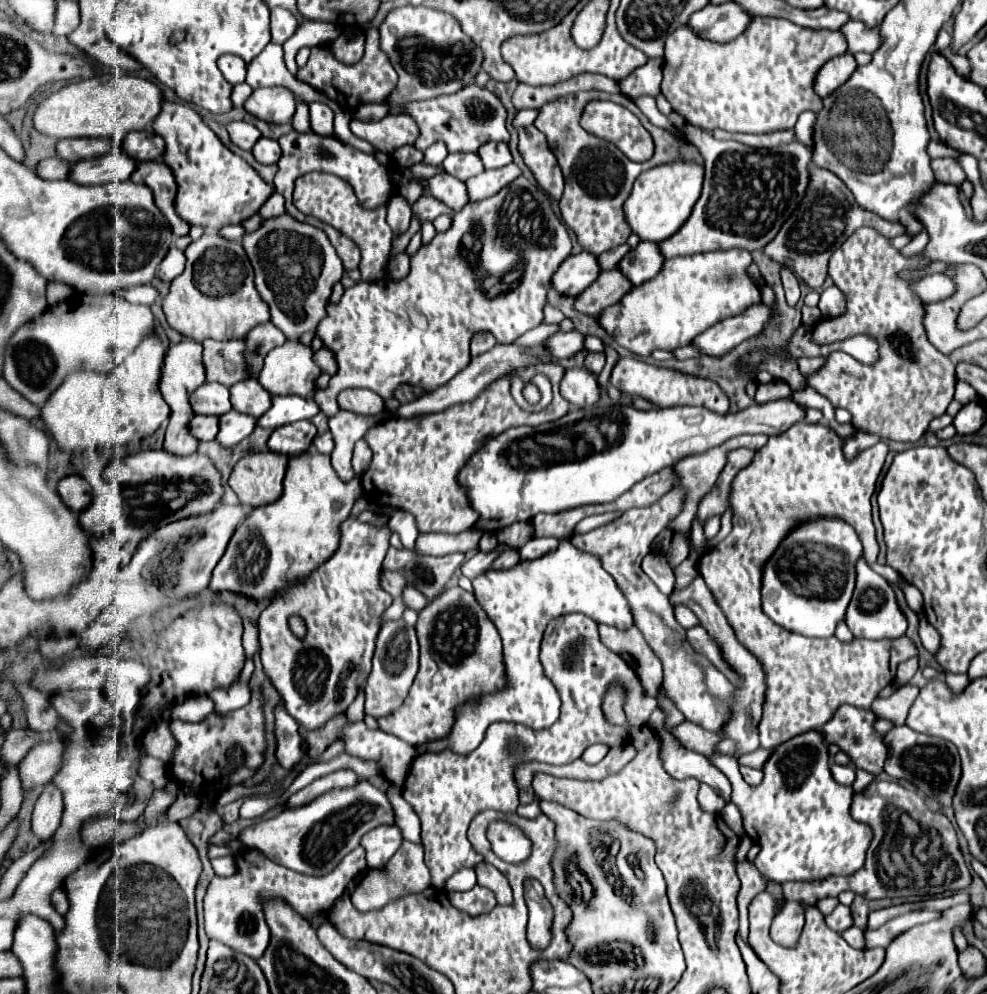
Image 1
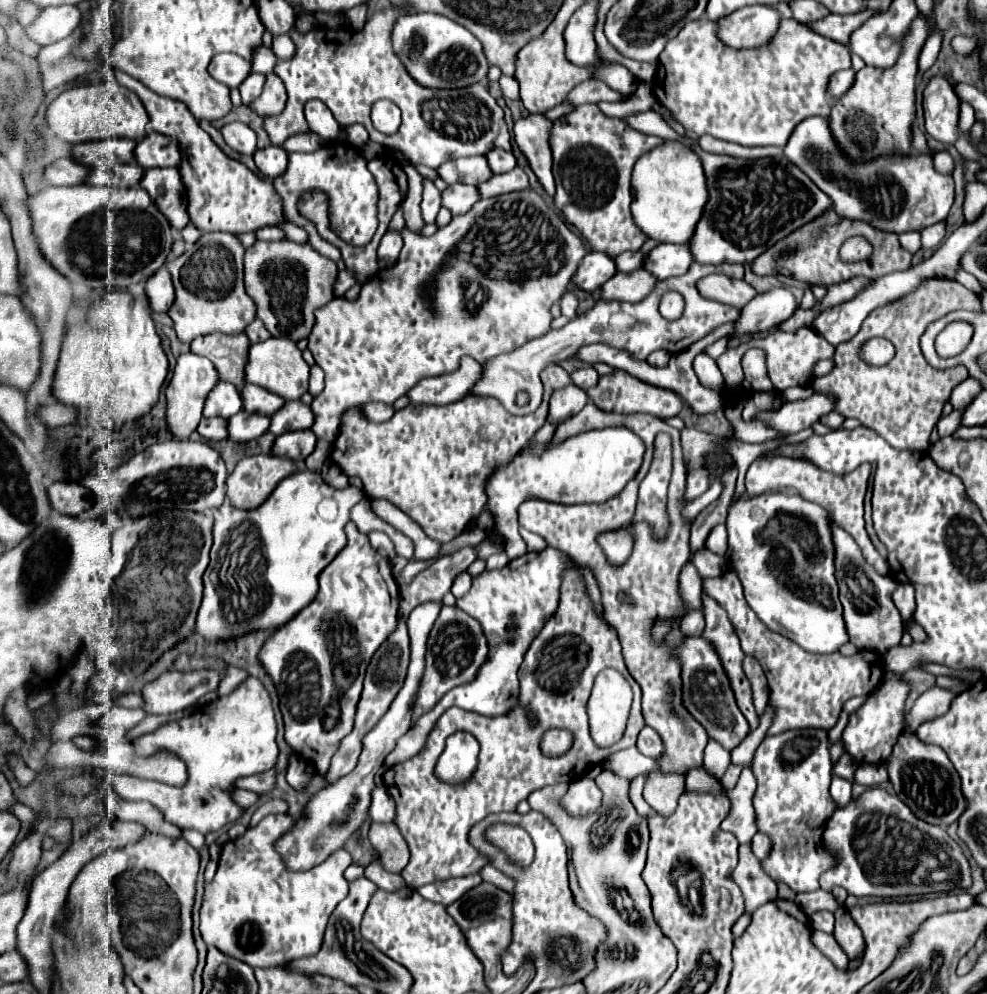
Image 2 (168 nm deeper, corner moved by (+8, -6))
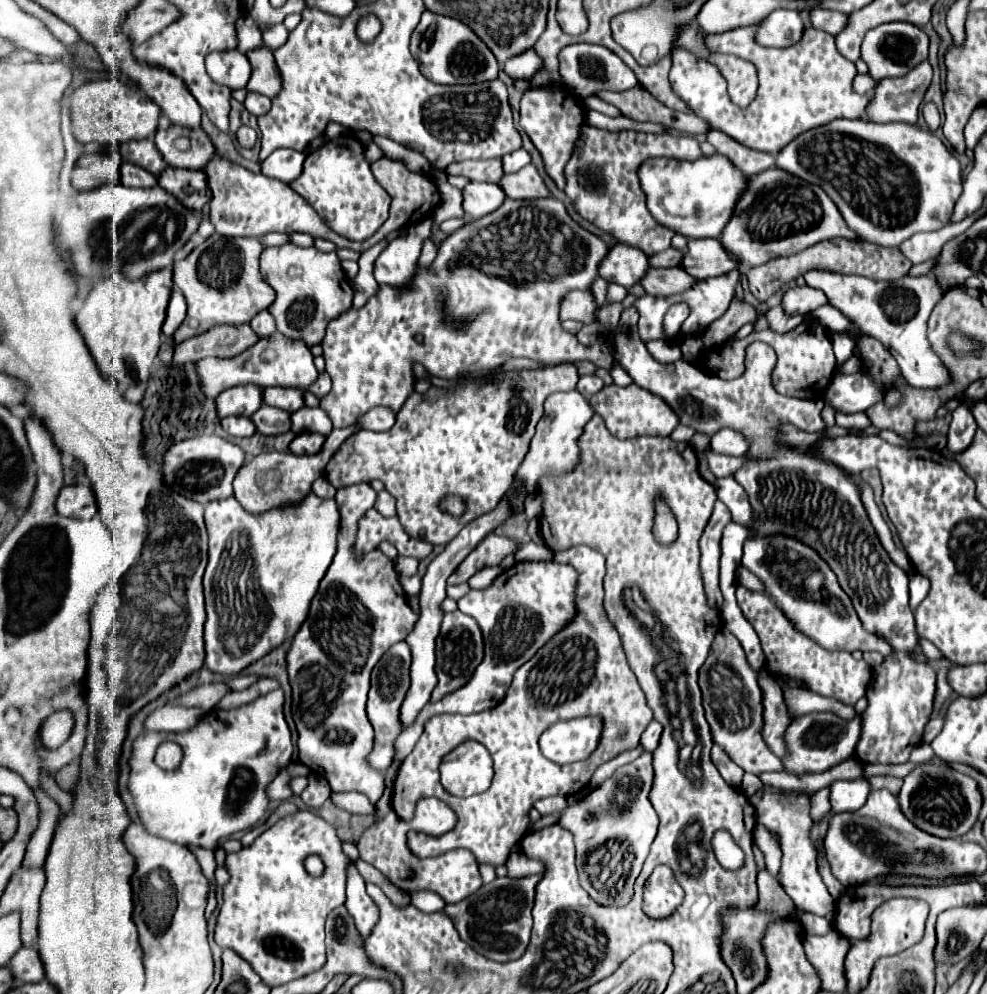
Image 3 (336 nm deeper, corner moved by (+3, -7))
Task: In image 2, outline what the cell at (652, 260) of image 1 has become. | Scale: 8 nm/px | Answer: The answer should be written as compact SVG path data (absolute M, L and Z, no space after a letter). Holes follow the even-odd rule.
M660 244L648 256L650 258L646 258L644 268L660 280L682 276L694 264L690 244Z

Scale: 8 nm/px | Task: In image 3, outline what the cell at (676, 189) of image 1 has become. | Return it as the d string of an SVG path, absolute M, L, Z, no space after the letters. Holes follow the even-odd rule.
M723 155L699 157L697 161L651 157L639 167L637 175L651 217L659 225L669 227L687 239L719 239L727 219L731 217L731 207L735 205L735 199L745 183L745 175L737 171Z

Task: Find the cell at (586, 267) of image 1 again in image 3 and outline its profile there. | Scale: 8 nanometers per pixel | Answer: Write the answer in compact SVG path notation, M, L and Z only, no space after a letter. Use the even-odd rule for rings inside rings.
M615 245L599 263L599 277L623 287L635 285L647 273L647 255L629 245Z

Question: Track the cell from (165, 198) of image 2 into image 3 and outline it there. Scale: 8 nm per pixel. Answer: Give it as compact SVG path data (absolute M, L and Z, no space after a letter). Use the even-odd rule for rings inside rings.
M167 167L157 177L157 185L175 195L175 199L179 199L179 203L183 203L183 207L191 211L201 211L211 199L211 191L203 171Z

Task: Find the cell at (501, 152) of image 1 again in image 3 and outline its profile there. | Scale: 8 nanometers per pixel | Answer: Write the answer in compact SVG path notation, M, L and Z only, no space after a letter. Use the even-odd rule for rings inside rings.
M525 149L513 151L513 153L503 157L503 171L505 173L517 173L521 167L529 165L529 161L531 161L531 157L529 157L529 153Z

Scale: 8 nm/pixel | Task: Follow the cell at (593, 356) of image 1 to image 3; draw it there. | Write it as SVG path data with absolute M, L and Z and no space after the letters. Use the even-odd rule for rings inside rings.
M583 375L583 377L579 377L579 383L577 383L577 391L583 395L583 397L591 397L591 395L595 395L597 391L601 391L603 389L603 379L599 379L597 375Z

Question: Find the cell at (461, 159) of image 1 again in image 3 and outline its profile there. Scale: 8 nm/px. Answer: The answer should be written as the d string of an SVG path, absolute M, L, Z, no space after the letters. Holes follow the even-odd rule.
M471 159L461 163L451 163L445 171L447 175L461 175L469 181L485 181L485 183L497 183L503 177L501 159Z

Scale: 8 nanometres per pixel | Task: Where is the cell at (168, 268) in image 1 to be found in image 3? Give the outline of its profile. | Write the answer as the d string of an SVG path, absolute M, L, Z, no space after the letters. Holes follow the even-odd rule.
M173 287L171 289L171 299L169 299L169 307L167 307L167 317L165 317L165 323L163 323L163 335L173 335L175 327L179 327L179 323L185 319L185 299L183 299L183 293Z

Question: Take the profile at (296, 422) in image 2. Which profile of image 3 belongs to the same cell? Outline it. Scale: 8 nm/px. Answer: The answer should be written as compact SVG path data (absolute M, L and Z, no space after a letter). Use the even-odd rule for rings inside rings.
M301 407L299 411L291 413L291 431L303 433L303 431L315 431L321 435L331 433L331 419L327 419L327 413L323 409L311 409Z

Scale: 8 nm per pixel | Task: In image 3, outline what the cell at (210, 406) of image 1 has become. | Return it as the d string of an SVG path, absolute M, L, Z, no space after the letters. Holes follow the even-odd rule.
M237 385L237 387L225 389L215 399L215 403L217 403L217 415L221 419L229 415L249 417L263 403L263 389L257 385Z

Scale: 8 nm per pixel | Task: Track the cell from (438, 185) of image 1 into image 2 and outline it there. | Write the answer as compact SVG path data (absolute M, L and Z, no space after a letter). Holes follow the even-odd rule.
M454 184L442 192L442 206L446 206L454 216L466 214L480 200L476 186Z

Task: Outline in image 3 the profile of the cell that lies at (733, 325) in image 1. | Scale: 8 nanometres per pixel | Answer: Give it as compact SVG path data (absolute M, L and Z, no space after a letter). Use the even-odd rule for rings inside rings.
M807 285L787 289L781 299L781 307L785 315L809 315L811 311L815 311L825 303L827 303L827 297L823 295L823 291Z

